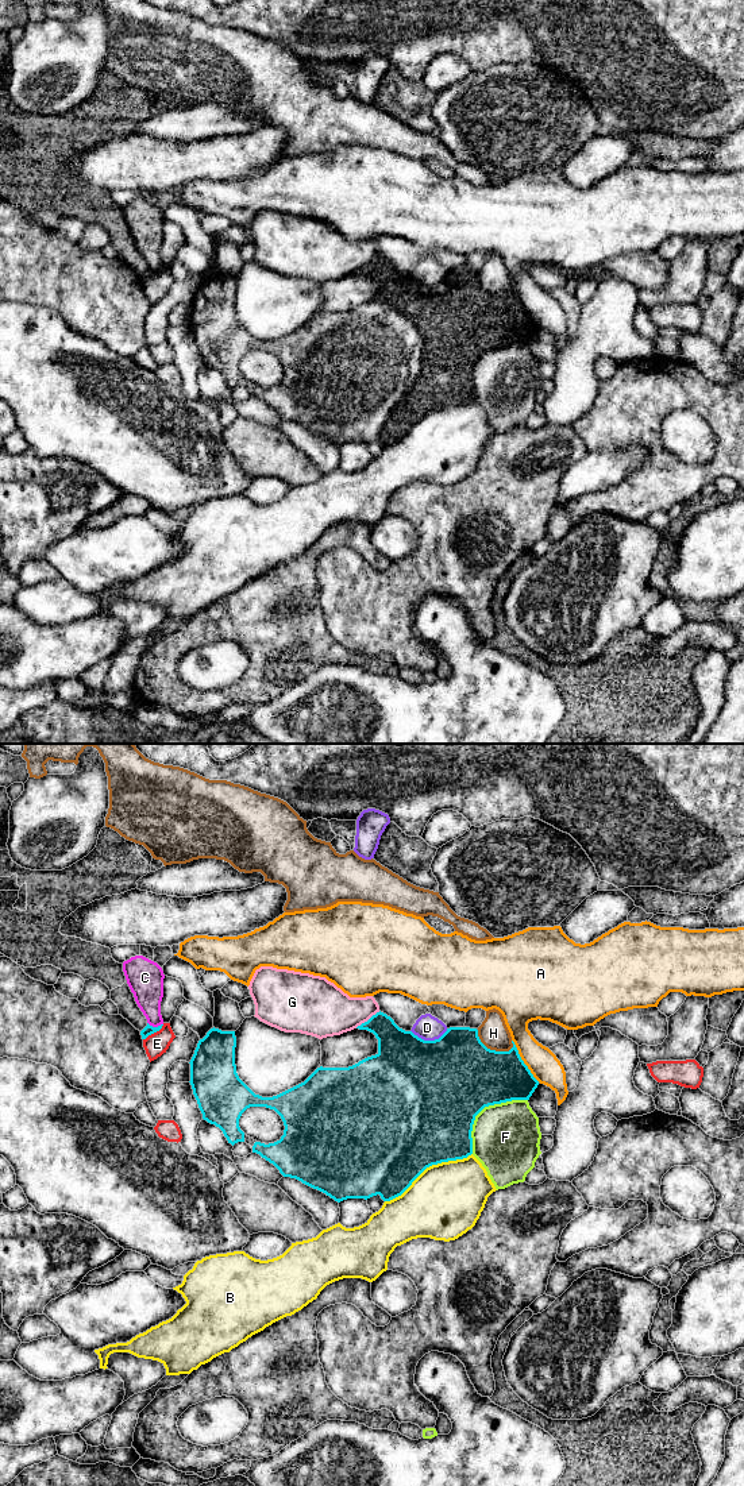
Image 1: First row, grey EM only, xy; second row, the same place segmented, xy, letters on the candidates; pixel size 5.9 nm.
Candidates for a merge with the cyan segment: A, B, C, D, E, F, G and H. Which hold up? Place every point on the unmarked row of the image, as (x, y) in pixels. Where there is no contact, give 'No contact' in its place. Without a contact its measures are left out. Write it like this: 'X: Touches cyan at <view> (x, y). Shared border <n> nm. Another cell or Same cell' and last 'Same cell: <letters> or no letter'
A: Touches cyan at xy (523, 305). Shared border 300 nm. Another cell
B: Touches cyan at xy (428, 410). Shared border 600 nm. Another cell
C: Touches cyan at xy (155, 271). Shared border 100 nm. Another cell
D: Touches cyan at xy (428, 285). Shared border 220 nm. Another cell
E: Touches cyan at xy (153, 277). Shared border 160 nm. Another cell
F: Touches cyan at xy (482, 352). Shared border 460 nm. Another cell
G: Touches cyan at xy (369, 263). Shared border 180 nm. Another cell
H: Touches cyan at xy (492, 294). Shared border 240 nm. Another cell
Same cell: no letter

